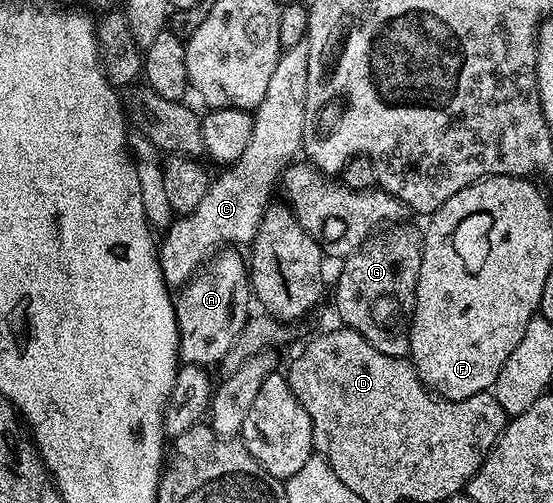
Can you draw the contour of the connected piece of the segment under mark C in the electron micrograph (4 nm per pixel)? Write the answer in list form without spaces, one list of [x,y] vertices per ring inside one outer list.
[[[303,41],[283,50],[276,69],[268,81],[264,101],[254,108],[252,137],[248,149],[231,164],[222,176],[211,182],[204,201],[190,215],[171,222],[160,239],[158,260],[166,286],[181,289],[198,274],[200,268],[227,245],[253,243],[262,215],[271,202],[270,190],[275,190],[280,176],[302,151],[304,137],[304,101],[308,101],[308,45]]]

